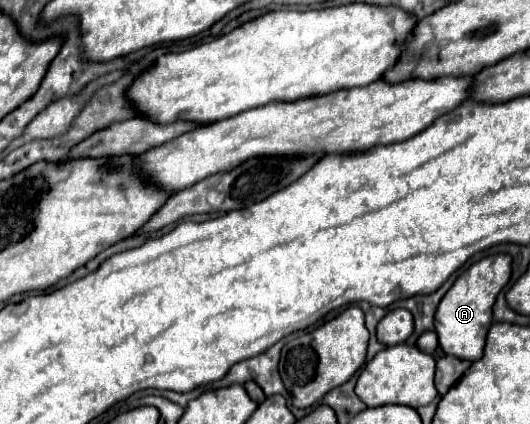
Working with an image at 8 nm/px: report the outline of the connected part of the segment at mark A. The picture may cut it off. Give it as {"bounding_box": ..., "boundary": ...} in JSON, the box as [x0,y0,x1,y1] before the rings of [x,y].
{"bounding_box":[434,254,512,362],"boundary":[[[508,254],[482,258],[480,262],[472,264],[466,270],[466,274],[462,274],[452,284],[452,288],[444,294],[434,316],[434,330],[438,334],[438,342],[444,354],[452,354],[456,358],[470,360],[470,362],[482,356],[486,334],[492,324],[492,306],[500,290],[510,280],[510,264],[512,264],[512,258]]]}

